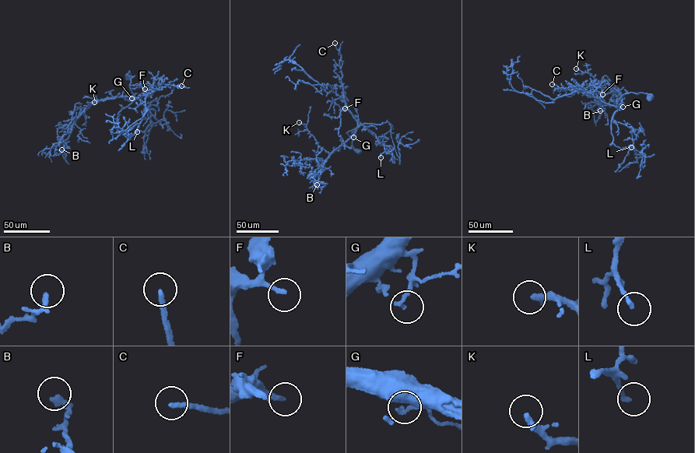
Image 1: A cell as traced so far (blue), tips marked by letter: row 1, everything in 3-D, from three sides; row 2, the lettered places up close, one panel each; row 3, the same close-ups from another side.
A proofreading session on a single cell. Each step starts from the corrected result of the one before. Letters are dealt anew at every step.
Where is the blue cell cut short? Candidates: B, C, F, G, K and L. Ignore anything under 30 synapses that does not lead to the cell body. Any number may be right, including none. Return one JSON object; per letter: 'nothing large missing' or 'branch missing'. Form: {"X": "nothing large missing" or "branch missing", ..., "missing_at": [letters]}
{"B": "nothing large missing", "C": "nothing large missing", "F": "branch missing", "G": "nothing large missing", "K": "branch missing", "L": "nothing large missing", "missing_at": ["F", "K"]}

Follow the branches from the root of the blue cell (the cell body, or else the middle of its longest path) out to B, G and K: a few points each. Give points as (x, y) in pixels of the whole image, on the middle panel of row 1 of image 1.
B: (359, 151), (352, 145), (353, 136), (346, 133), (353, 129), (352, 136), (315, 170), (317, 184)
G: (359, 151), (352, 145), (353, 136), (346, 133), (354, 129), (353, 137)
K: (359, 151), (352, 145), (353, 136), (346, 133), (354, 129), (329, 153), (299, 122)

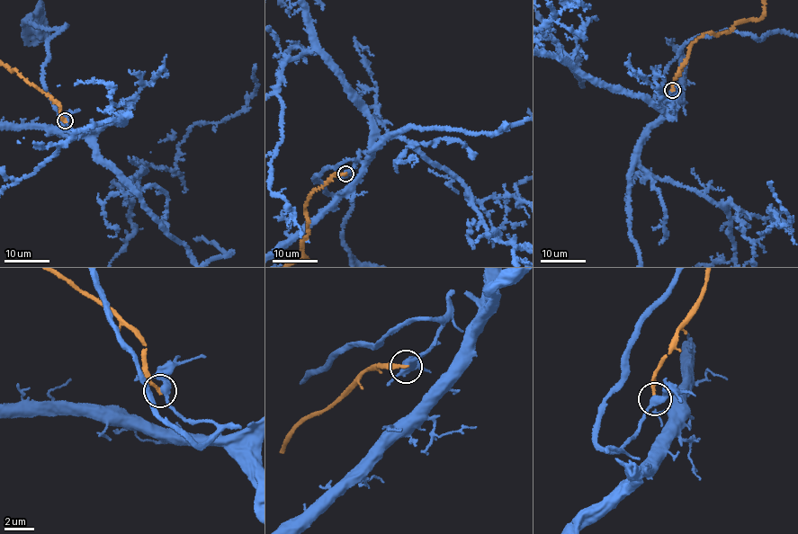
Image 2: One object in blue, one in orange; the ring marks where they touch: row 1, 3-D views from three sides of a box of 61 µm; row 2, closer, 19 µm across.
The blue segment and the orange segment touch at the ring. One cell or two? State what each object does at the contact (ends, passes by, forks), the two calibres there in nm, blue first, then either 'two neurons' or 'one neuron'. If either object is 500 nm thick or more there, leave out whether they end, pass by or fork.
blue passes by; orange ends; calibres 360 and 200 nm; two neurons

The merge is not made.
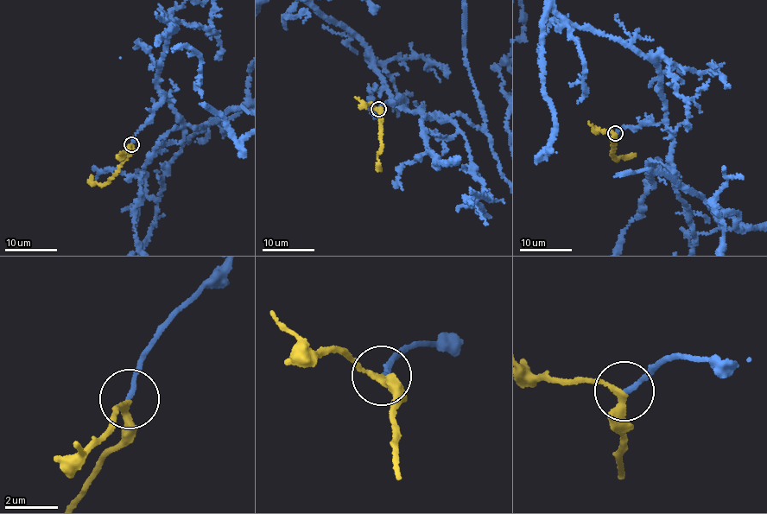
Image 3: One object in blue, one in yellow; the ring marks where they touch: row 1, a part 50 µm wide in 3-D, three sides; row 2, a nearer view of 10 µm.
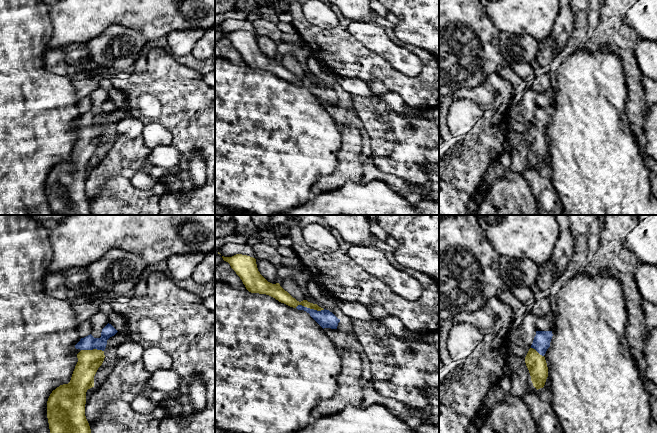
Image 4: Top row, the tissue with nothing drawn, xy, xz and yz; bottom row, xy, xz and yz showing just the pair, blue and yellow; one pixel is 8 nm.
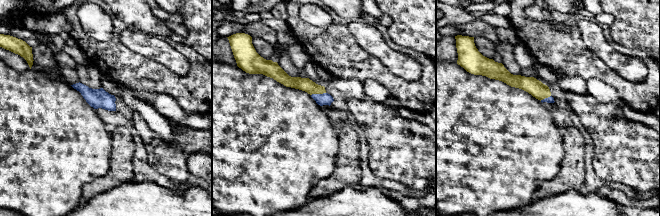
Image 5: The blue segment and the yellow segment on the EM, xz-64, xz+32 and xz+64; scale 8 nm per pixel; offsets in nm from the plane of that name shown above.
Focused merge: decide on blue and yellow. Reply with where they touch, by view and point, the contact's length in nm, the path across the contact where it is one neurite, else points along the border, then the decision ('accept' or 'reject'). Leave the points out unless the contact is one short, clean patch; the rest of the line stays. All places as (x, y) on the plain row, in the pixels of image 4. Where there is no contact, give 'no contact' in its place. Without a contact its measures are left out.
xz (309, 84) | 240 nm | across xz (326, 95), (309, 84), (295, 80), (281, 71) | accept

